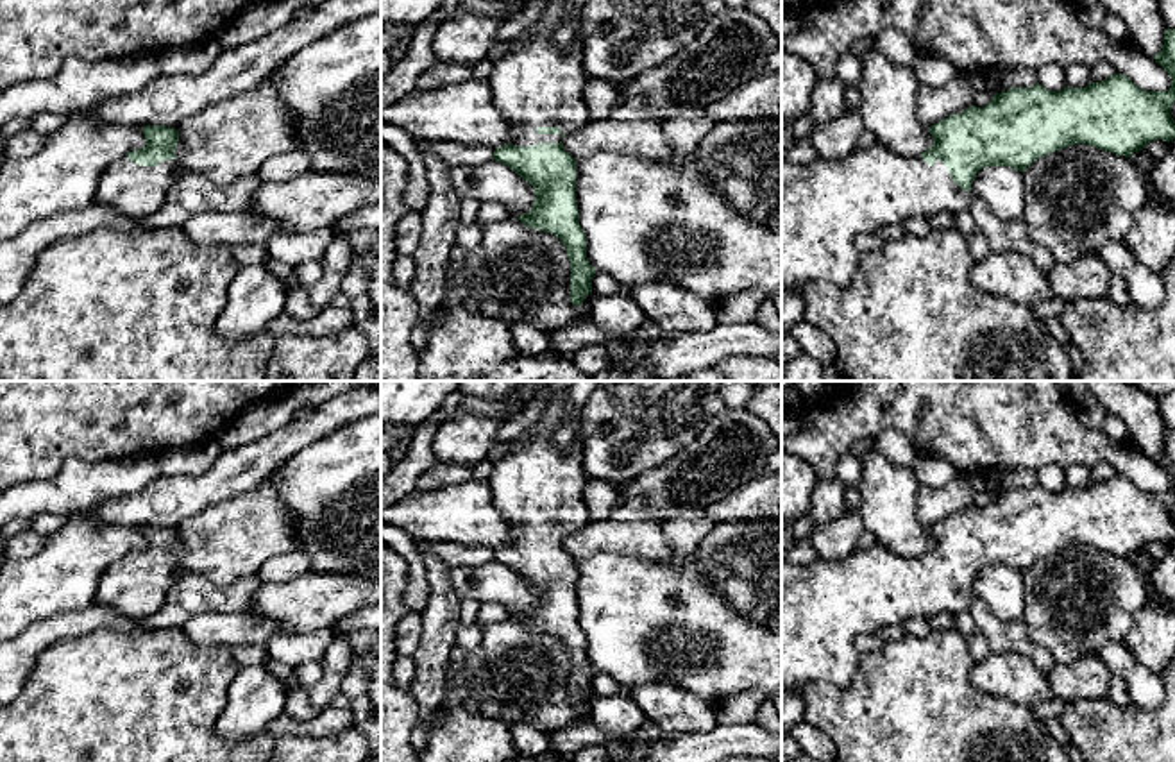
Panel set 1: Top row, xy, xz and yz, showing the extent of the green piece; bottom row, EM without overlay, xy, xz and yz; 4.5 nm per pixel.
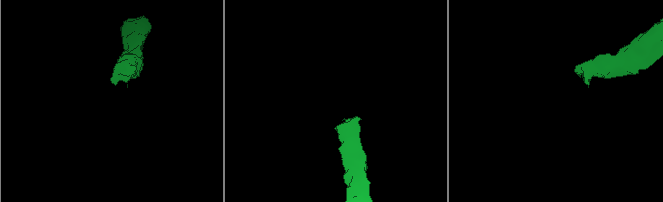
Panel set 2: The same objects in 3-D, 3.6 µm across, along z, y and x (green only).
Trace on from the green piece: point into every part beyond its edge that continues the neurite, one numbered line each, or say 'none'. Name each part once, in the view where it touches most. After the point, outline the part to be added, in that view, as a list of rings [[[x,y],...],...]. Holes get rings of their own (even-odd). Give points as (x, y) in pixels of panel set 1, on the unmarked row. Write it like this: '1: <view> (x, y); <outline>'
1: yz (827, 605); [[[882,544],[842,560],[782,563],[782,690],[805,682],[846,689],[858,673],[858,637],[914,615],[959,615],[971,597],[941,560],[930,567]]]

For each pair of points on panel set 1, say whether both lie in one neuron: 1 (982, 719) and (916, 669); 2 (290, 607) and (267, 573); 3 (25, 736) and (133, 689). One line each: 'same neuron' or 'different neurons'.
1: same neuron
2: different neurons
3: same neuron

